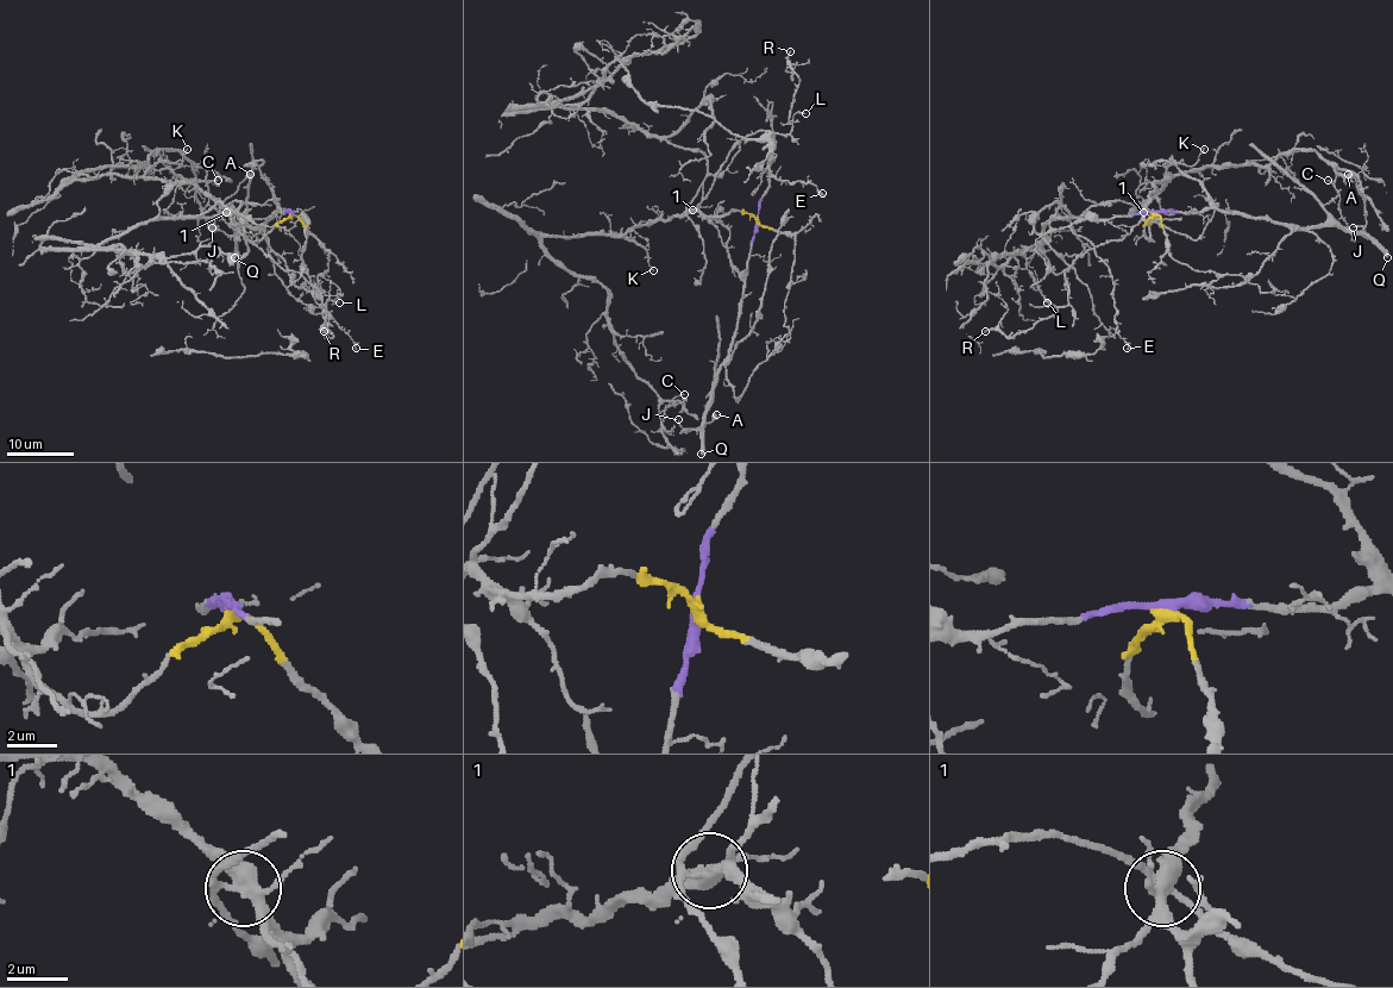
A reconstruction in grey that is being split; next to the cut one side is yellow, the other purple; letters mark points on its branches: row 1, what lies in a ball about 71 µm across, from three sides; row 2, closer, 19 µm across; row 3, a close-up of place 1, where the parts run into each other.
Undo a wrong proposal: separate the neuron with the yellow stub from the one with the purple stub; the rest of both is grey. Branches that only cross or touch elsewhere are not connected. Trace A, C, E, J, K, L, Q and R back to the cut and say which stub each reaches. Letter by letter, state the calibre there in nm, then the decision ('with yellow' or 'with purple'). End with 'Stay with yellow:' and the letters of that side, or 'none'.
A: 550 nm | with purple
C: 120 nm | with yellow
E: 90 nm | with purple
J: 120 nm | with purple
K: 140 nm | with yellow
L: 110 nm | with yellow
Q: 360 nm | with purple
R: 110 nm | with yellow
Stay with yellow: C, K, L, R

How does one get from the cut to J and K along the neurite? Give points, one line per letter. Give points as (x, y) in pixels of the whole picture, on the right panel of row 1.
J: (1153, 212), (1221, 208), (1306, 227), (1341, 226), (1362, 235), (1362, 227), (1354, 227)
K: (1153, 212), (1147, 220), (1150, 241), (1143, 211), (1153, 183), (1168, 177), (1173, 162), (1196, 162), (1204, 148)

